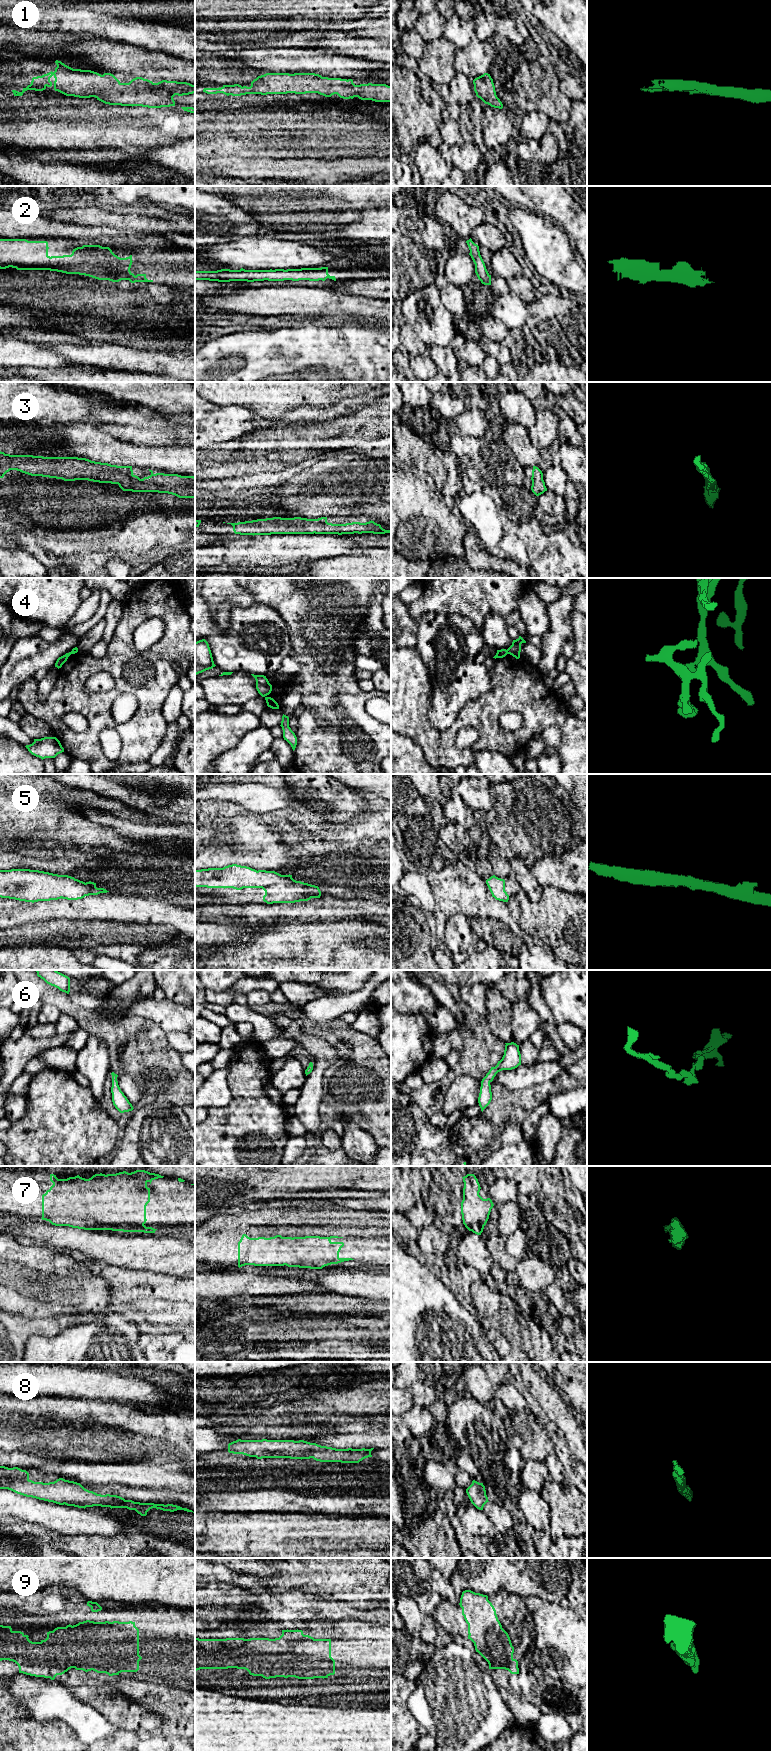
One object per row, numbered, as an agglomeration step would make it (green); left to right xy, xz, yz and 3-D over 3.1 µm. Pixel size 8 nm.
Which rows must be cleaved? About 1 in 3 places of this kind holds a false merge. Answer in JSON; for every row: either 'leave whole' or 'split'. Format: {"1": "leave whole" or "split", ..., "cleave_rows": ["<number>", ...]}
{"1": "leave whole", "2": "leave whole", "3": "leave whole", "4": "split", "5": "leave whole", "6": "leave whole", "7": "leave whole", "8": "leave whole", "9": "leave whole", "cleave_rows": ["4"]}

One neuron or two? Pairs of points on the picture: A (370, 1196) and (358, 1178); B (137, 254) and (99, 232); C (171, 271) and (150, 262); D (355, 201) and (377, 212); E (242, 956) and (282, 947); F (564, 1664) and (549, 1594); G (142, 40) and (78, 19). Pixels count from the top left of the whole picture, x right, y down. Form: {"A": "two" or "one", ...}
{"A": "two", "B": "two", "C": "one", "D": "two", "E": "one", "F": "two", "G": "one"}

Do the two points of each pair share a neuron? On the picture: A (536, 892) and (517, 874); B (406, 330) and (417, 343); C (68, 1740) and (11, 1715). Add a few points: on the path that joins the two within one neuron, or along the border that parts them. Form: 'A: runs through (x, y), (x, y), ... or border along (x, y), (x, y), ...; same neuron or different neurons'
A: runs through (531, 887), (522, 878); same neuron
B: runs through (407, 333), (414, 340); same neuron
C: runs through (54, 1740), (35, 1740), (24, 1729); same neuron

